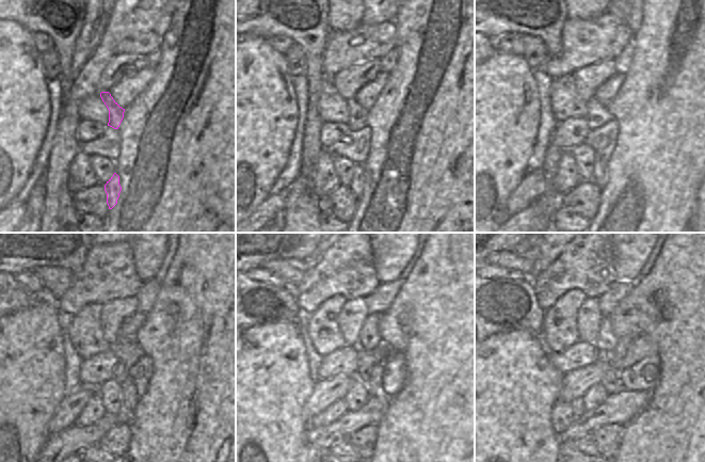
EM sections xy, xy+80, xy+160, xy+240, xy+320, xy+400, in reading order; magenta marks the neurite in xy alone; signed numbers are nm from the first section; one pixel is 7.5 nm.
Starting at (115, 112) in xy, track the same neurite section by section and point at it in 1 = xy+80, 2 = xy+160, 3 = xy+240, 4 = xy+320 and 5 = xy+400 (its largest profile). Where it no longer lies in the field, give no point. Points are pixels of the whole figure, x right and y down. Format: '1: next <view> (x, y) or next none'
1: next xy+80 (356, 115)
2: next xy+160 (597, 114)
3: next xy+240 (127, 353)
4: next xy+320 (371, 363)
5: next xy+400 (613, 357)

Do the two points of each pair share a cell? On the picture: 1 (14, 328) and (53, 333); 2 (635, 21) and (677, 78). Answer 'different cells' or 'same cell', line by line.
1: same cell
2: different cells

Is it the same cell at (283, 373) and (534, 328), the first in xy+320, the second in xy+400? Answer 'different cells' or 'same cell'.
different cells

